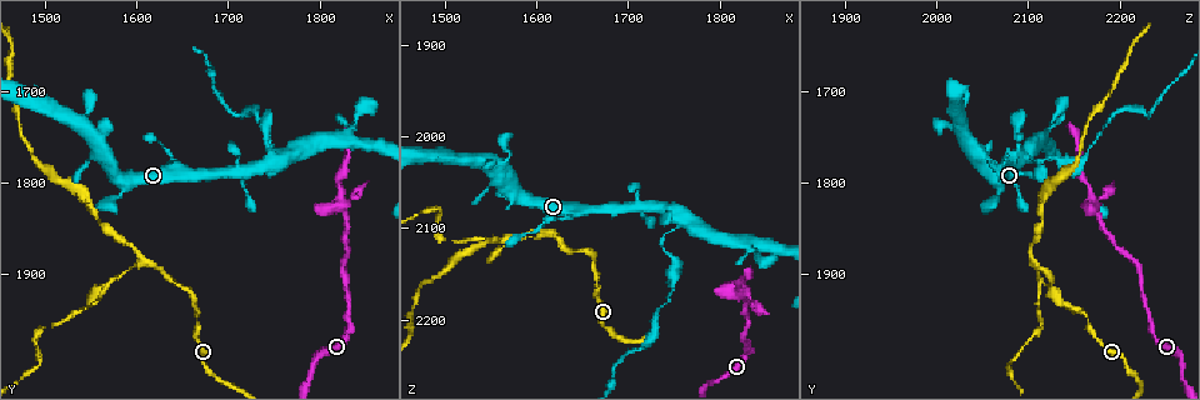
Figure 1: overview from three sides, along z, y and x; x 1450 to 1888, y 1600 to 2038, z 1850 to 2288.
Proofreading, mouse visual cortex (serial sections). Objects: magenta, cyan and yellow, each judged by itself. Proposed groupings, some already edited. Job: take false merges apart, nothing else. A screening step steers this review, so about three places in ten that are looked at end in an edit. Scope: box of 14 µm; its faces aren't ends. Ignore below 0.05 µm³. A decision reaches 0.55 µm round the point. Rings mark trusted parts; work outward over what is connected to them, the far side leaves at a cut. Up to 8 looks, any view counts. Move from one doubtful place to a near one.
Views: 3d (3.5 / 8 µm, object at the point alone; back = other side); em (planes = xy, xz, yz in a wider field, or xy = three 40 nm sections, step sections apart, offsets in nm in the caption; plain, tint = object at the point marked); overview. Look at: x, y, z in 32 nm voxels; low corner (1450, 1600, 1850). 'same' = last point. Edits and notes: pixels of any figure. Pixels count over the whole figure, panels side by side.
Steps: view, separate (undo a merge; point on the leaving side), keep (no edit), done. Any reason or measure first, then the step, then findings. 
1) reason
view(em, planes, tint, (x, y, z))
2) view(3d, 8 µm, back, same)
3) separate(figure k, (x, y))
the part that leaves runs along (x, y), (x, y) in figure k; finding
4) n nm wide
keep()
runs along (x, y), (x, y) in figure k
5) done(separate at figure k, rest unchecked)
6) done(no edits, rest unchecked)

branch point
view(3d, 3.5 µm, (1570, 1910, 2115))

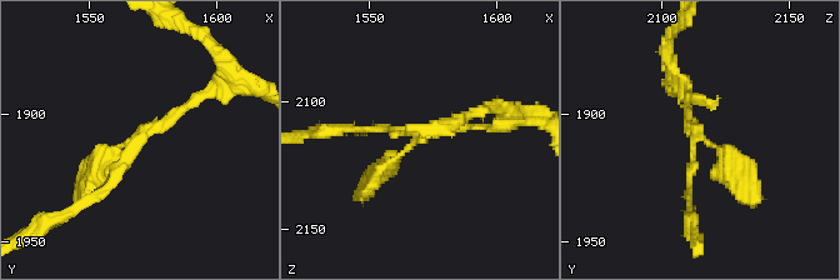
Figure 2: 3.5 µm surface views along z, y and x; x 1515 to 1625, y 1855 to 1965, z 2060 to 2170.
shape alone is not enough
view(em, xy, step 1, tint, (1571, 1909, 2113))

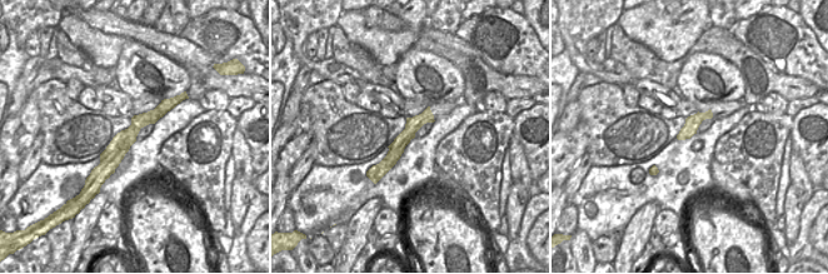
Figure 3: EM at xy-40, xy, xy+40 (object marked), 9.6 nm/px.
3 arms; arms of 100, 100, 250 nm
keep()
runs along (173, 101), (145, 118), (94, 173) in figure 3; continuous, no second cell

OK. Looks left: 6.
a fork
view(3d, 8 µm, (1825, 1830, 2175))

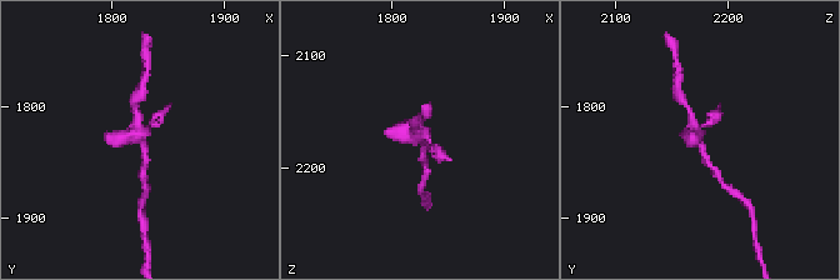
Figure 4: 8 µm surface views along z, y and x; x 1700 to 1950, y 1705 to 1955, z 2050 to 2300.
view(em, xy, step 5, tint, (1826, 1832, 2174))

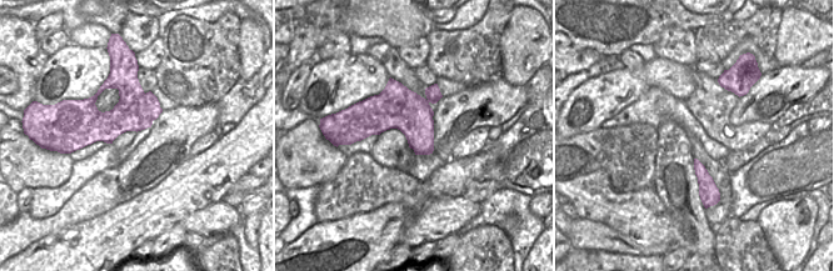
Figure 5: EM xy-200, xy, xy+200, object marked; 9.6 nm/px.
separate(figure 4, (716, 116))
the part that leaves runs along (148, 128), (153, 126), (170, 105) in figure 4; two cells meet here

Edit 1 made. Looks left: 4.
done(separate at figure 4, rest unchecked)

